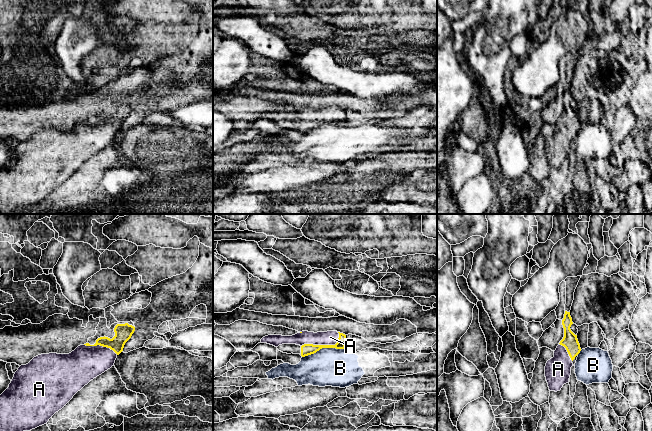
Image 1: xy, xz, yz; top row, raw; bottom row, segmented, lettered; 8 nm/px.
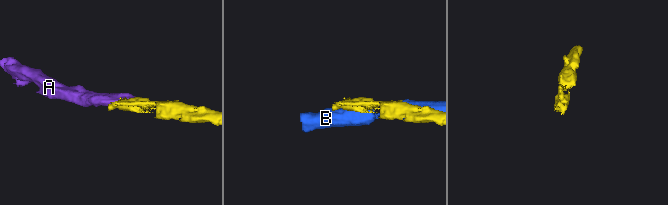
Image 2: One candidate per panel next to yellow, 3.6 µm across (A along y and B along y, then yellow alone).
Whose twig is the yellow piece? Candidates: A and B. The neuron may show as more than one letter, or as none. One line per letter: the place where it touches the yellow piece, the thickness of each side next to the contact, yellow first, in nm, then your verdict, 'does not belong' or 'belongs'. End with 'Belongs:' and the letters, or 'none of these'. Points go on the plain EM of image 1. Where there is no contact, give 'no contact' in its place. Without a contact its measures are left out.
A: contact xz (323, 121); calibres 100 and 110 nm; belongs
B: contact xz (323, 123); calibres 100 and 300 nm; does not belong
Belongs: A

